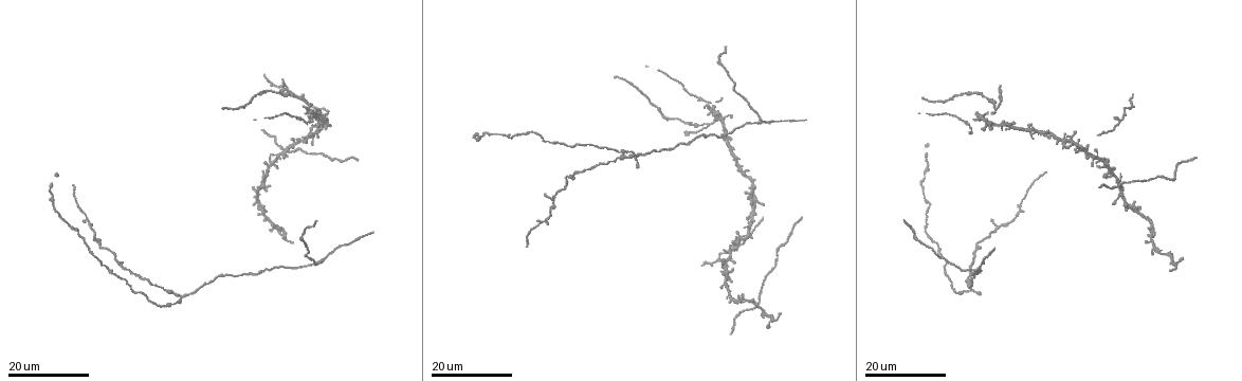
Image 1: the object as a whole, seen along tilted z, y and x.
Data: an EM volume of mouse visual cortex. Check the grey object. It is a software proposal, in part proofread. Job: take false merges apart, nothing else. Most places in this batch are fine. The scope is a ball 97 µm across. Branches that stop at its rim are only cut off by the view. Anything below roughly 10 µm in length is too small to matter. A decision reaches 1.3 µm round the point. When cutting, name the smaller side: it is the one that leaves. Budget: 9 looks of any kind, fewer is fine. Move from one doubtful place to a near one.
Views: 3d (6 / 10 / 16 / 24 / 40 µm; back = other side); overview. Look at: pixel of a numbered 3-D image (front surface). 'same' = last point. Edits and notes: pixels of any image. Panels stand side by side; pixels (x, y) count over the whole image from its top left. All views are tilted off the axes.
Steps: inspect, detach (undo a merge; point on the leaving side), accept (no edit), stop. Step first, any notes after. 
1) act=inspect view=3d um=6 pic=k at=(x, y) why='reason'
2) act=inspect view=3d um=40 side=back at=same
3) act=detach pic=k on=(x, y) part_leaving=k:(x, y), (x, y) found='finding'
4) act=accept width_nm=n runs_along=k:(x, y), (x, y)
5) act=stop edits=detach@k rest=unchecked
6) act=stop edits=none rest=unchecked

act=inspect view=3d um=24 pic=1 at=(179, 296) why='four arms meet'

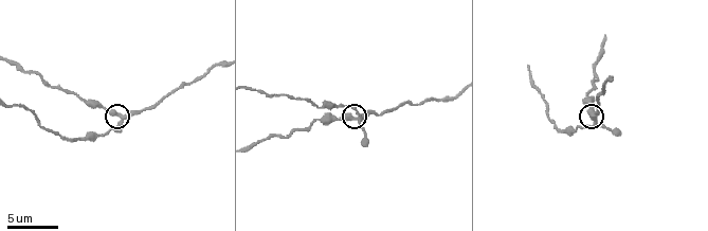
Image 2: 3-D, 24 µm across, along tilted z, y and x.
act=inspect view=3d um=6 pic=2 at=(123, 118)

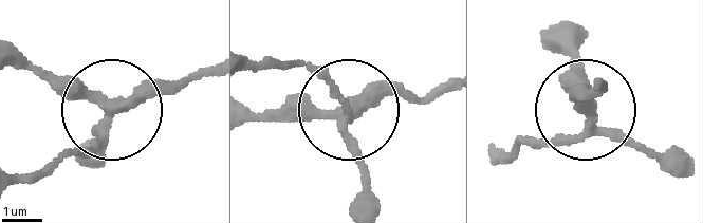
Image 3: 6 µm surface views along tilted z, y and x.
act=accept side_arm_um=52 runs_along=3:(204, 71), (103, 105), (63, 96), (14, 51) found='one cell here'

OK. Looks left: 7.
act=inspect view=3d um=24 pic=1 at=(116, 261) why='three-way junction'

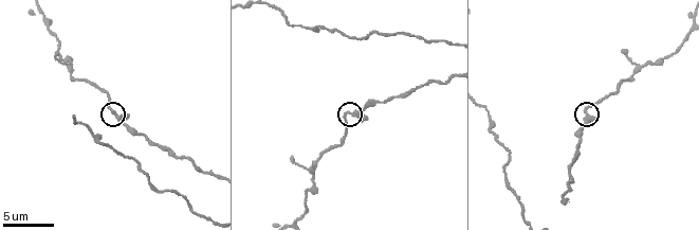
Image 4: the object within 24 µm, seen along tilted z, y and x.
act=inspect view=3d um=10 pic=4 at=(114, 112) why='zoom in'

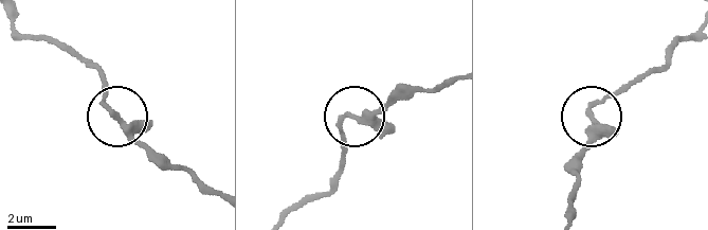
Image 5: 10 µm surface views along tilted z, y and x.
act=accept arms=3 runs_along=5:(454, 77), (400, 93), (342, 123), (338, 171) found='continuous, no second cell'

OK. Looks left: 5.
act=inspect view=3d um=16 pic=1 at=(931, 205) why='three arms meet'

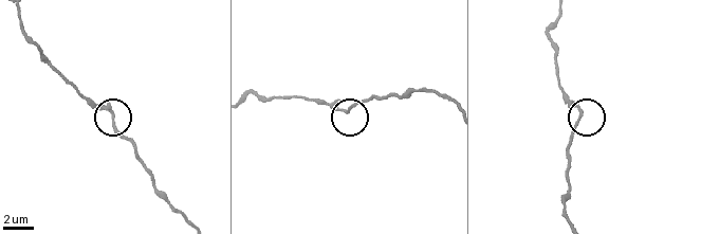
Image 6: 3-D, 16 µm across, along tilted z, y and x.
act=inspect view=3d um=6 pic=6 at=(346, 113)

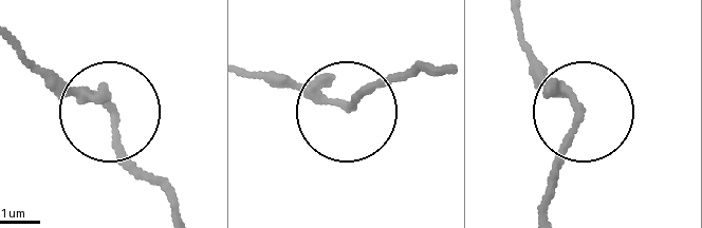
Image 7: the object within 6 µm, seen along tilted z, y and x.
act=accept runs_along=7:(542, 210), (580, 112), (524, 36) found='one cell here'

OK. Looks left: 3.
act=inspect view=3d um=16 pic=1 at=(755, 202) why='four or more arms meet'

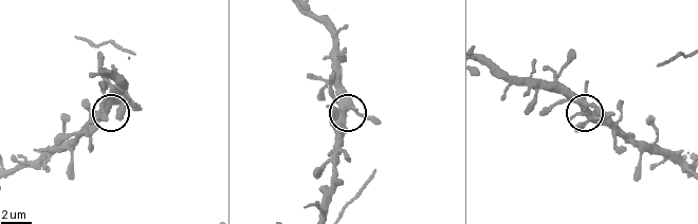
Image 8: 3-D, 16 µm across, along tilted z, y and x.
act=inspect view=3d um=10 pic=8 at=(582, 103) why='zoom in'

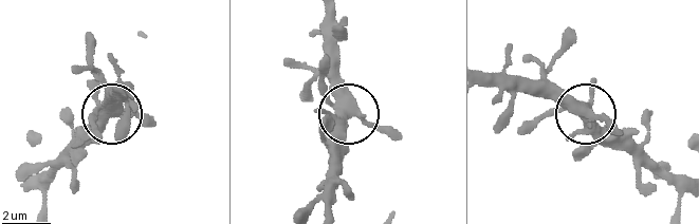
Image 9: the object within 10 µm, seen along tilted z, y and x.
act=inspect view=3d um=10 side=back pic=9 at=(587, 115)

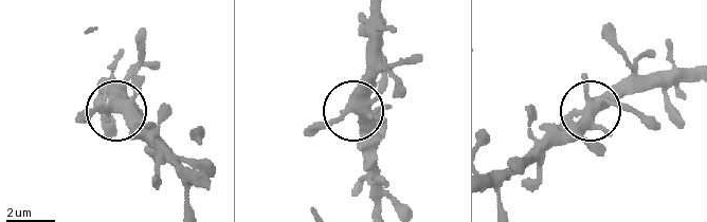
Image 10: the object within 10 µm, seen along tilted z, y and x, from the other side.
act=accept side_arm_um=31 runs_along=10:(377, 12), (376, 73), (368, 99), (308, 134) found='all the same cell'

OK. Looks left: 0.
act=stop edits=none rest=unchecked

